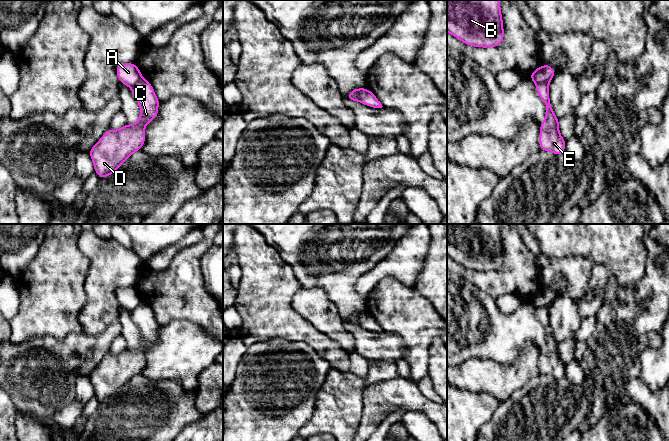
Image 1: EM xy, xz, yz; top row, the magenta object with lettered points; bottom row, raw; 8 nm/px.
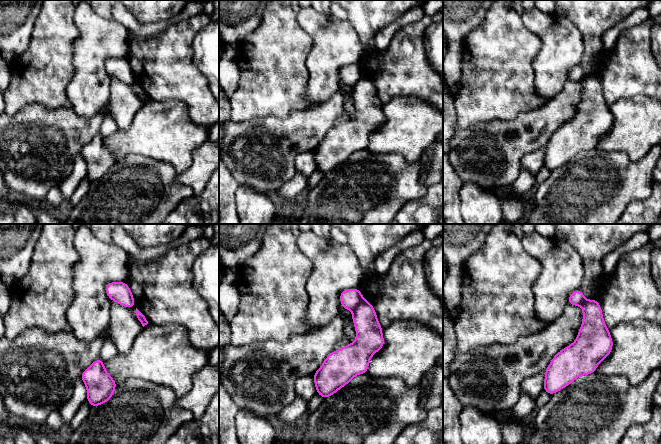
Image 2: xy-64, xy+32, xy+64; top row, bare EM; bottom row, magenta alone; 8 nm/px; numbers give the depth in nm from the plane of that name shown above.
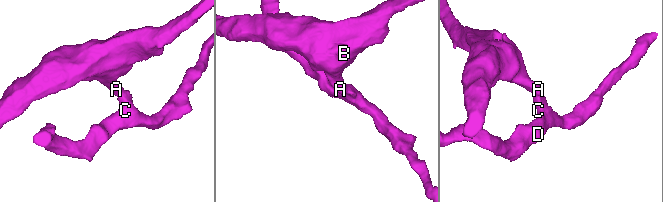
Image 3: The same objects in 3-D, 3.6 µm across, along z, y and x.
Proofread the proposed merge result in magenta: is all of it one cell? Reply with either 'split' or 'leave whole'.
split

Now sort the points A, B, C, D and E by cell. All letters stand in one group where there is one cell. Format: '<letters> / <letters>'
A B / C D E

